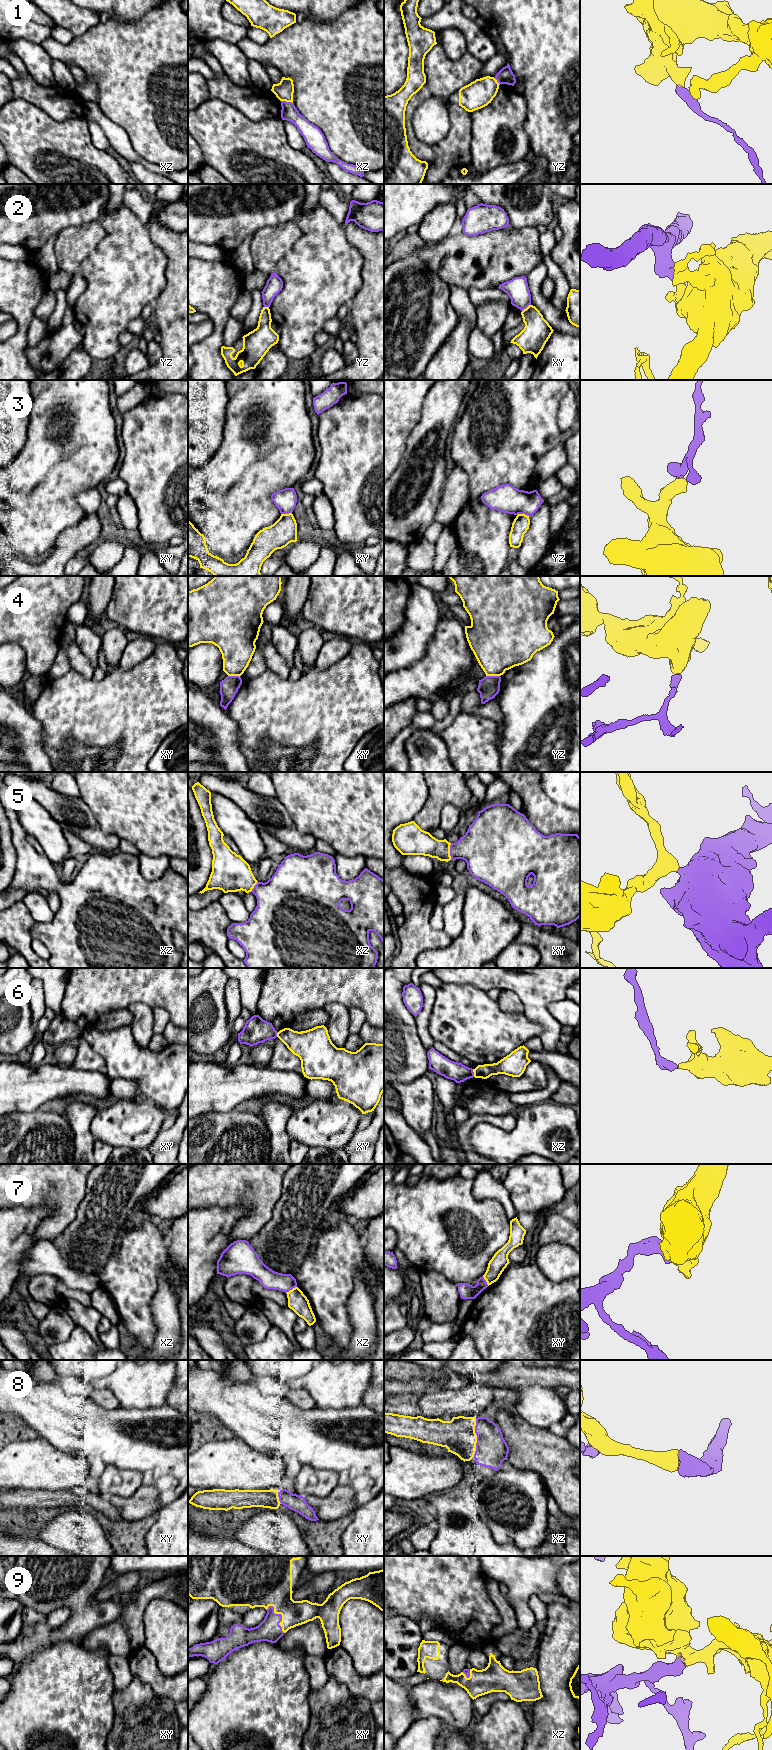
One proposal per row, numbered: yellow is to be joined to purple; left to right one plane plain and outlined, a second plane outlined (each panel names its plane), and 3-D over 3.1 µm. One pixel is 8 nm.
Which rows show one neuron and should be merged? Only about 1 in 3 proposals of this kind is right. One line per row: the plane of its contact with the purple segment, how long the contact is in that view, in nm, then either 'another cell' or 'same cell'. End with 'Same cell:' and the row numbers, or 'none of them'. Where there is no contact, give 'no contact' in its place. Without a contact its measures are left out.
1: contact in xz; length 100 nm; another cell
2: contact in xy; length 90 nm; another cell
3: contact in yz; length 110 nm; another cell
4: contact in yz; length 110 nm; another cell
5: contact in xy; length 130 nm; same cell
6: contact in xz; length 70 nm; another cell
7: contact in xz; length 110 nm; another cell
8: contact in xz; length 320 nm; same cell
9: contact in xy; length 260 nm; same cell
Same cell: 5, 8, 9

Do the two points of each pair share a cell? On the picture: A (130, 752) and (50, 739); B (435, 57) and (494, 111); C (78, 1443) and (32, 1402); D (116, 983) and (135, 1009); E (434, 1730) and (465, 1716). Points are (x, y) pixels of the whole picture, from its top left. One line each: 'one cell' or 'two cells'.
A: one cell
B: two cells
C: one cell
D: two cells
E: two cells

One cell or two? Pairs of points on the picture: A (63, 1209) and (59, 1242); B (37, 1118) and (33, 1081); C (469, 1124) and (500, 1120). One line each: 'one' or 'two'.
A: two
B: two
C: one

